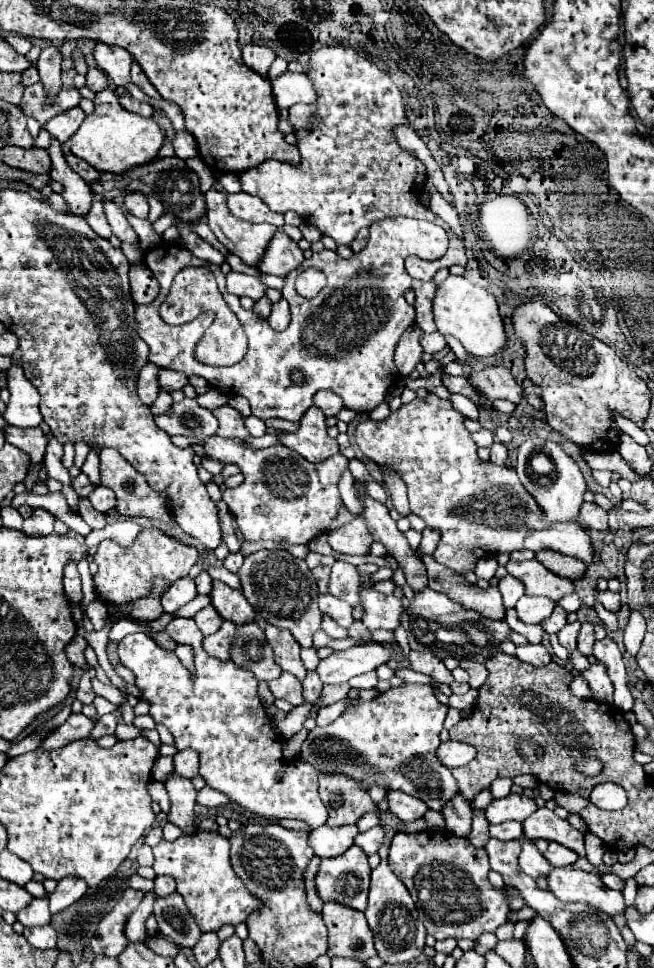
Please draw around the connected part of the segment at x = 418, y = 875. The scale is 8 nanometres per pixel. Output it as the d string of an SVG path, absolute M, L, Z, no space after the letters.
M447 829L397 833L391 841L387 863L409 889L421 923L437 941L447 937L479 939L481 933L495 933L509 919L511 909L507 897L519 897L515 887L493 887L487 877L489 859L485 851Z

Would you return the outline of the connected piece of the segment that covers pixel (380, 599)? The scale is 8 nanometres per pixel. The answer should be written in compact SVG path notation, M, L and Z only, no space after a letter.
M361 587L361 603L365 609L363 623L369 631L377 631L377 629L395 631L401 625L401 613L405 609L403 603L393 595L383 595L375 589L365 591Z

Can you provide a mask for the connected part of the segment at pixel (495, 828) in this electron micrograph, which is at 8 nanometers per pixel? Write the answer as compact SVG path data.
M509 821L509 823L501 823L501 825L489 825L489 835L509 841L509 839L521 839L521 823Z

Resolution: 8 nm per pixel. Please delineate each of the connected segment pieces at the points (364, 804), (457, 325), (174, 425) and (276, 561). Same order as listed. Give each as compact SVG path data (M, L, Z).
M321 775L319 795L329 811L329 827L353 825L363 813L375 807L365 787L357 787L357 783L349 783L349 779L329 779L329 775Z
M449 275L447 281L443 281L433 299L433 315L435 315L435 325L437 331L447 337L453 335L463 343L467 353L475 357L491 357L499 349L505 347L505 331L503 331L503 319L497 311L495 297L487 293L483 287L477 287L469 283L465 277Z
M185 397L179 403L173 403L167 413L157 415L155 423L171 437L185 435L193 441L203 441L205 437L215 435L217 431L217 419L213 411L201 407L197 399L189 397Z
M261 549L245 557L243 567L237 571L241 579L241 591L269 625L291 631L301 647L313 647L313 635L321 629L323 615L319 611L317 581L305 561L293 557L281 549Z

